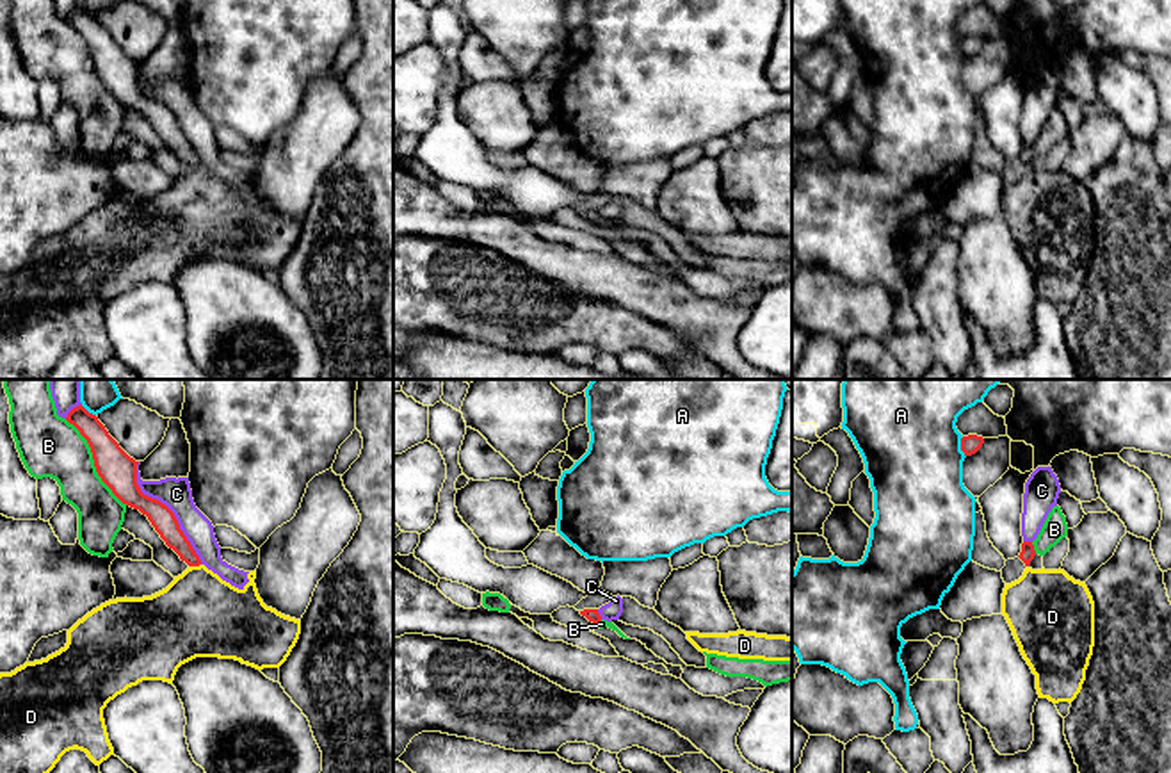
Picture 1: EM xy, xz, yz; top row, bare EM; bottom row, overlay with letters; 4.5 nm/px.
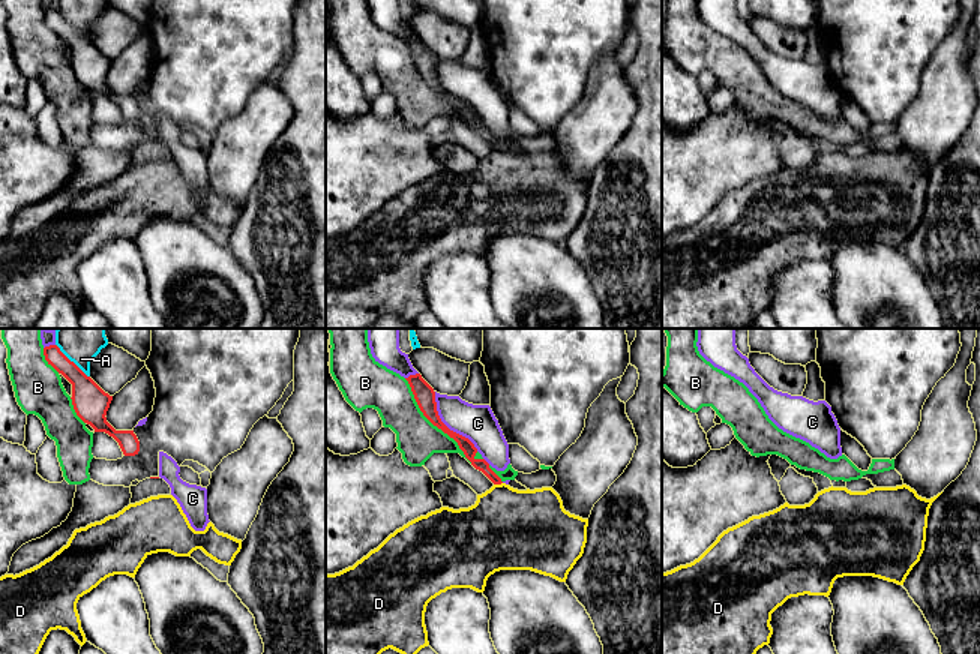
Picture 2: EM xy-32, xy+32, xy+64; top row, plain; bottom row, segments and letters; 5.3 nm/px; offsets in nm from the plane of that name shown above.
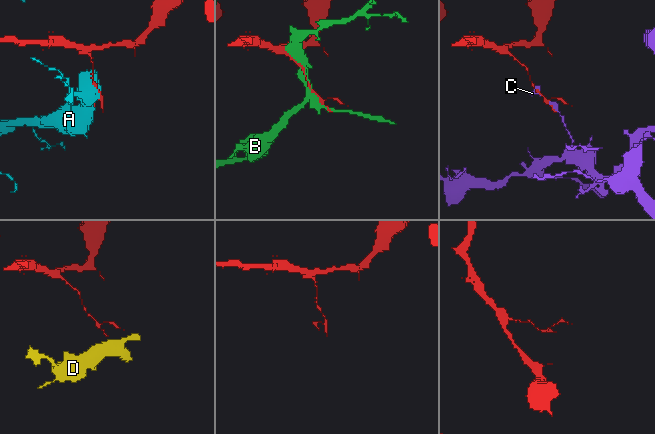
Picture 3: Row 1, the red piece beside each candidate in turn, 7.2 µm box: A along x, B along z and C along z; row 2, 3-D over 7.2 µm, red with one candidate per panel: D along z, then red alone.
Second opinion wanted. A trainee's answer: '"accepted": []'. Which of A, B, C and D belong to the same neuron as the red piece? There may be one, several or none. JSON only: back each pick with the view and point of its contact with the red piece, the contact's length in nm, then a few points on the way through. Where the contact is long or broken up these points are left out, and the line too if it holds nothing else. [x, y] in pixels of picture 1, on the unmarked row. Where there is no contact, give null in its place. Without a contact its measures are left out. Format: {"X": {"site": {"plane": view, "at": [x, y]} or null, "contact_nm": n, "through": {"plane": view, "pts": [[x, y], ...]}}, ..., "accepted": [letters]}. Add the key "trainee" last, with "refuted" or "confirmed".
{"accepted": [], "trainee": "confirmed"}

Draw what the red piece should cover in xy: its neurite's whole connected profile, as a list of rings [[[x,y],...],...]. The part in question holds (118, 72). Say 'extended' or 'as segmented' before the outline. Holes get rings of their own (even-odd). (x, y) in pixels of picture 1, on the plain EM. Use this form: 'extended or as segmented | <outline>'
as segmented | [[[82,5],[73,9],[66,21],[73,25],[87,41],[94,68],[101,82],[126,107],[139,110],[148,118],[155,132],[189,167],[199,167],[201,160],[190,142],[180,130],[174,114],[157,100],[144,96],[137,85],[137,66],[119,45],[109,36],[96,16],[89,14]]]

